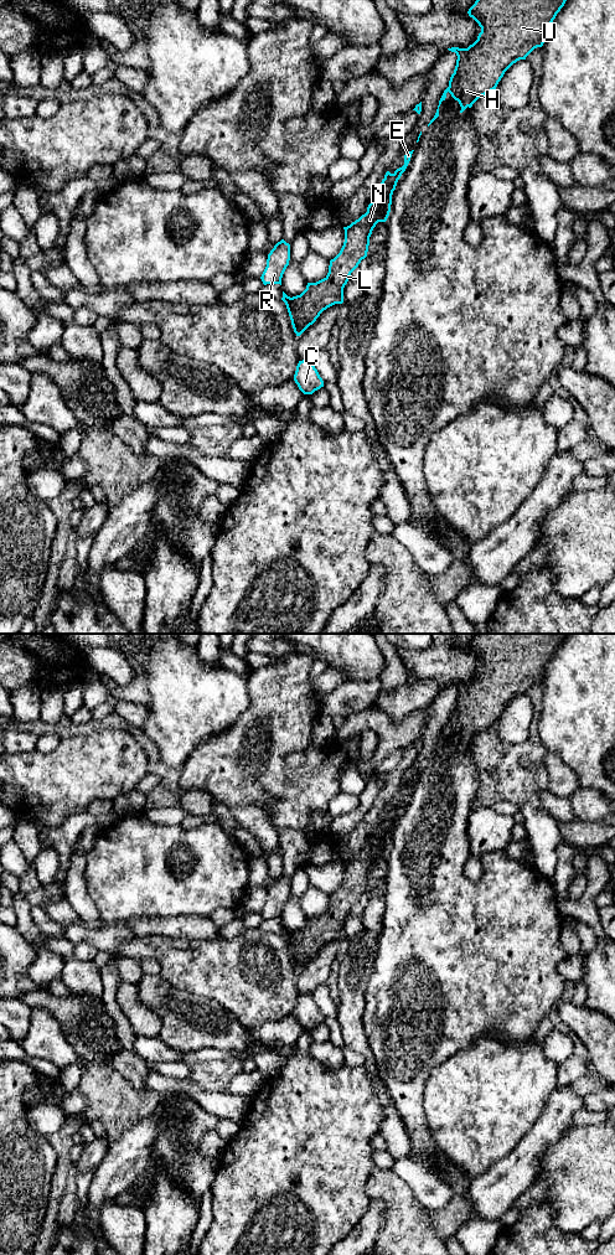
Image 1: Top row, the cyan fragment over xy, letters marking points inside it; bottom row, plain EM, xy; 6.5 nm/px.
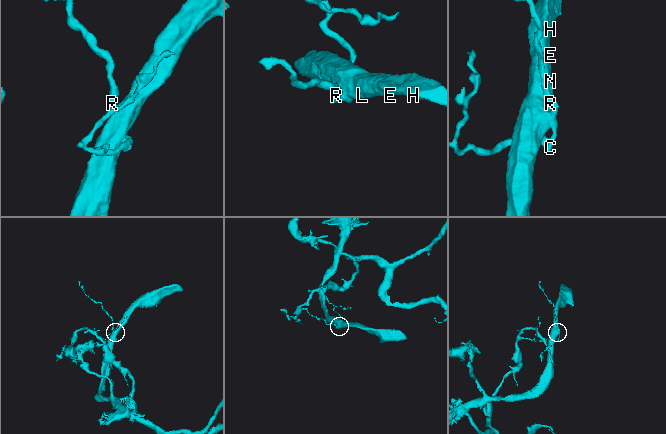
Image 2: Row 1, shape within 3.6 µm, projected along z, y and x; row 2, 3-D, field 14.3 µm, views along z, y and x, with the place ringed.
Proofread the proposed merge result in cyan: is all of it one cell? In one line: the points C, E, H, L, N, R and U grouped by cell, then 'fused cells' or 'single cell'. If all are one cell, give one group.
groups C R / E H L N U; fused cells

